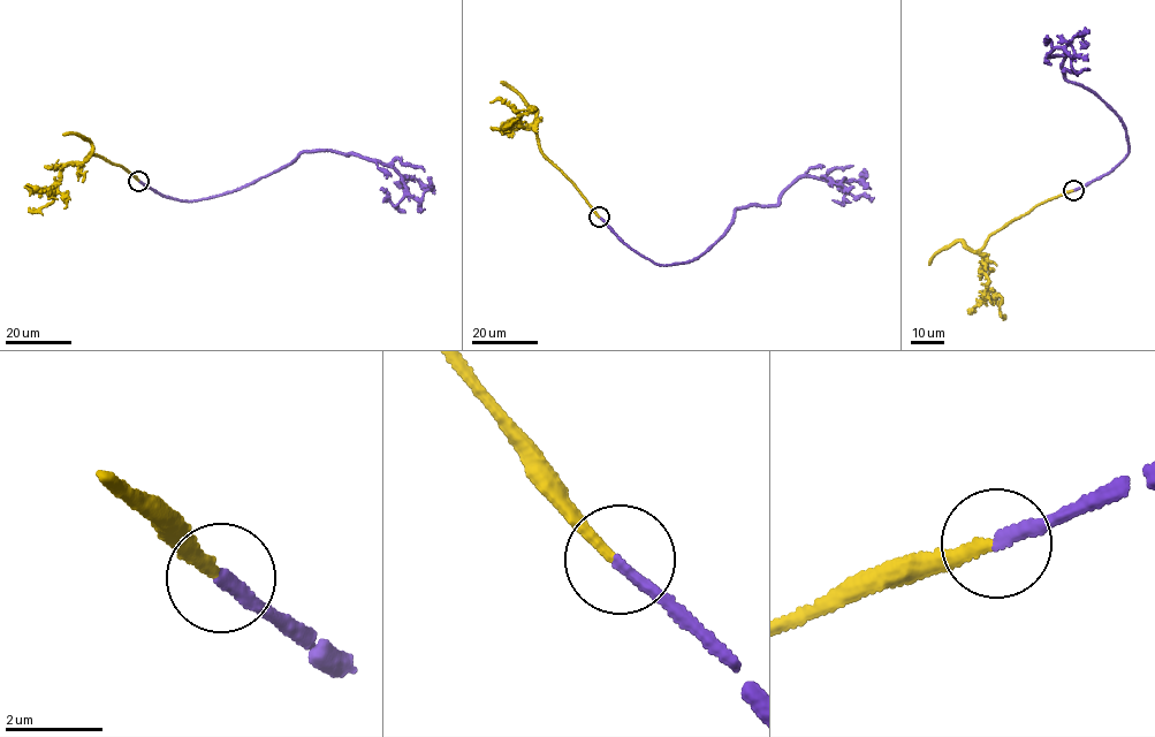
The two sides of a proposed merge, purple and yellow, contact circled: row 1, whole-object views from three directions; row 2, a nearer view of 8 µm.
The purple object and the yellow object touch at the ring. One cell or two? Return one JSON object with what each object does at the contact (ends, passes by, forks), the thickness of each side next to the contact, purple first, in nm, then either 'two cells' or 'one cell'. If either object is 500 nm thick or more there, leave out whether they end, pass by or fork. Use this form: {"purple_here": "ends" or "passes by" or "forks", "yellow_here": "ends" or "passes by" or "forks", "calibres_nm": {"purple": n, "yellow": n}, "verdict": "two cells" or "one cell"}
{"purple_here": "ends", "yellow_here": "ends", "calibres_nm": {"purple": 240, "yellow": 240}, "verdict": "one cell"}

